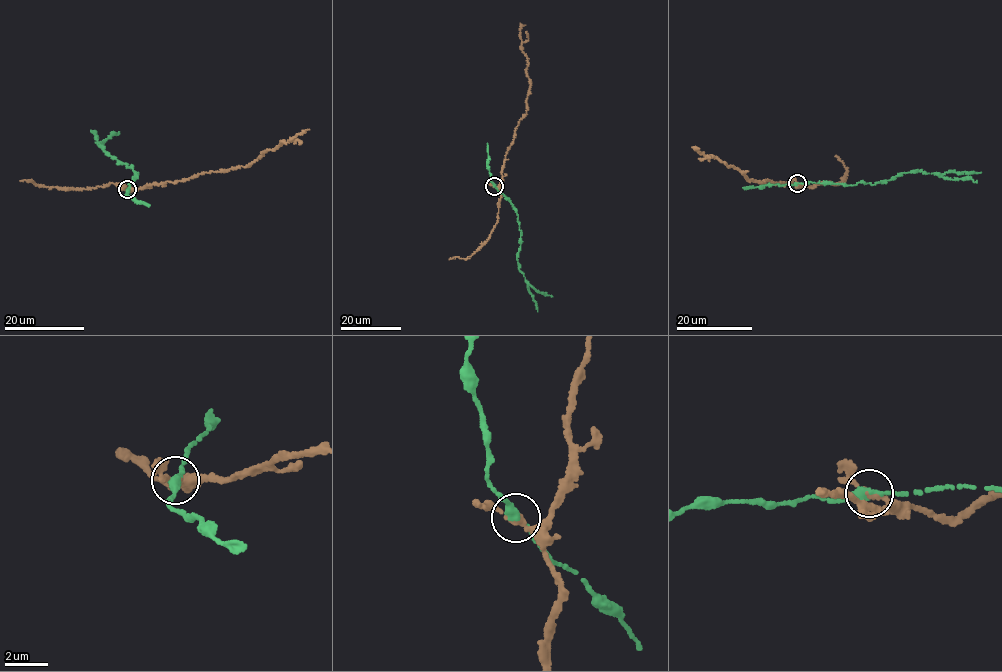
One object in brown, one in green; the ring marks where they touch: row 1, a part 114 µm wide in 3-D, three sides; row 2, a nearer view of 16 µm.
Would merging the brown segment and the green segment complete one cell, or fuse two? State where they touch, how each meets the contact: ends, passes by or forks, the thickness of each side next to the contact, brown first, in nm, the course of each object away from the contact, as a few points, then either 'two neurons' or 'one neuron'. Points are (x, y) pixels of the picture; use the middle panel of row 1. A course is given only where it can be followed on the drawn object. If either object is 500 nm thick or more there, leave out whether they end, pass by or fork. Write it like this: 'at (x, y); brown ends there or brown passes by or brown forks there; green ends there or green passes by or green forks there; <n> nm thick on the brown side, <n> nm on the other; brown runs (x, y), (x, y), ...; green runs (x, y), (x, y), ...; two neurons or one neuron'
at (494, 186); brown passes by; green passes by; 260 nm thick on the brown side, 320 nm on the other; brown runs (494, 186), (498, 187), (500, 183), (506, 153), (526, 113), (530, 85), (520, 35), (522, 26), (525, 25); green runs (494, 186), (517, 213), (521, 234), (516, 260), (537, 312); two neurons

